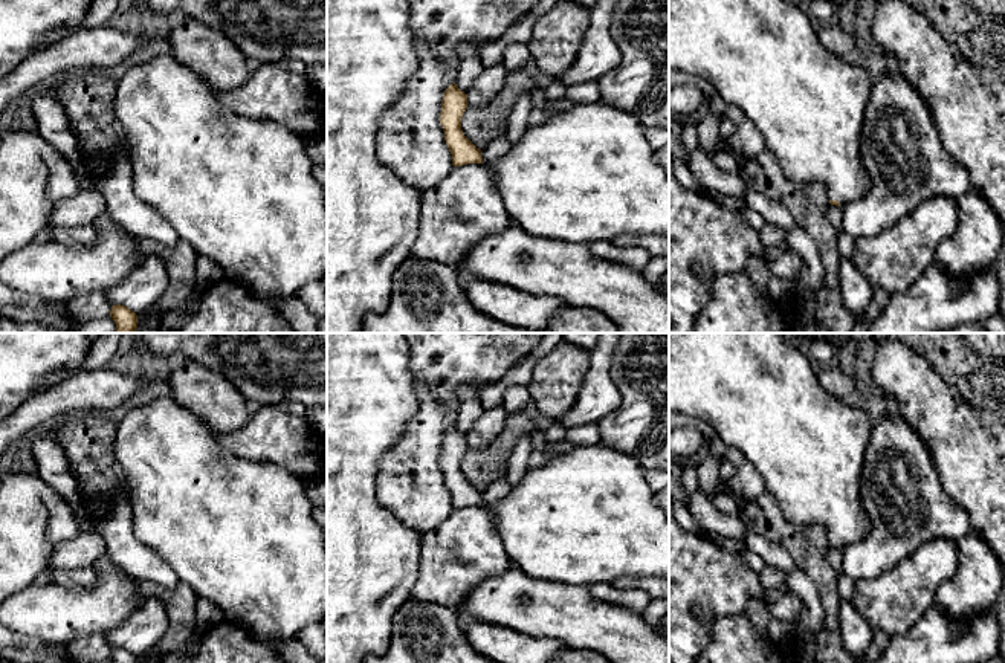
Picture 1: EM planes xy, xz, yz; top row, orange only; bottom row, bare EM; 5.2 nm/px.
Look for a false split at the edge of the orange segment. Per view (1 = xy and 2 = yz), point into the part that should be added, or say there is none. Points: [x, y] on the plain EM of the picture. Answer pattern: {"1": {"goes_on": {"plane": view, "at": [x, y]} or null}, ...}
{"1": {"goes_on": null}, "2": {"goes_on": {"plane": "yz", "at": [761, 394]}}}

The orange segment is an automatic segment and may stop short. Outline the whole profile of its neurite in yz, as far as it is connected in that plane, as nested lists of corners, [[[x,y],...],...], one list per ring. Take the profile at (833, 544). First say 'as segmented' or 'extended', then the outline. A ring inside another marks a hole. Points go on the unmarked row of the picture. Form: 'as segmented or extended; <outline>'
extended; [[[669,333],[669,414],[681,412],[710,425],[727,446],[739,449],[744,458],[756,467],[764,480],[765,490],[774,496],[788,521],[796,526],[822,526],[828,533],[829,545],[842,548],[861,541],[871,530],[871,521],[860,500],[860,477],[872,422],[863,409],[829,394],[819,383],[817,373],[803,351],[785,341],[779,333]]]

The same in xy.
as segmented; [[[121,646],[111,648],[110,658],[113,663],[137,663],[137,657]]]

